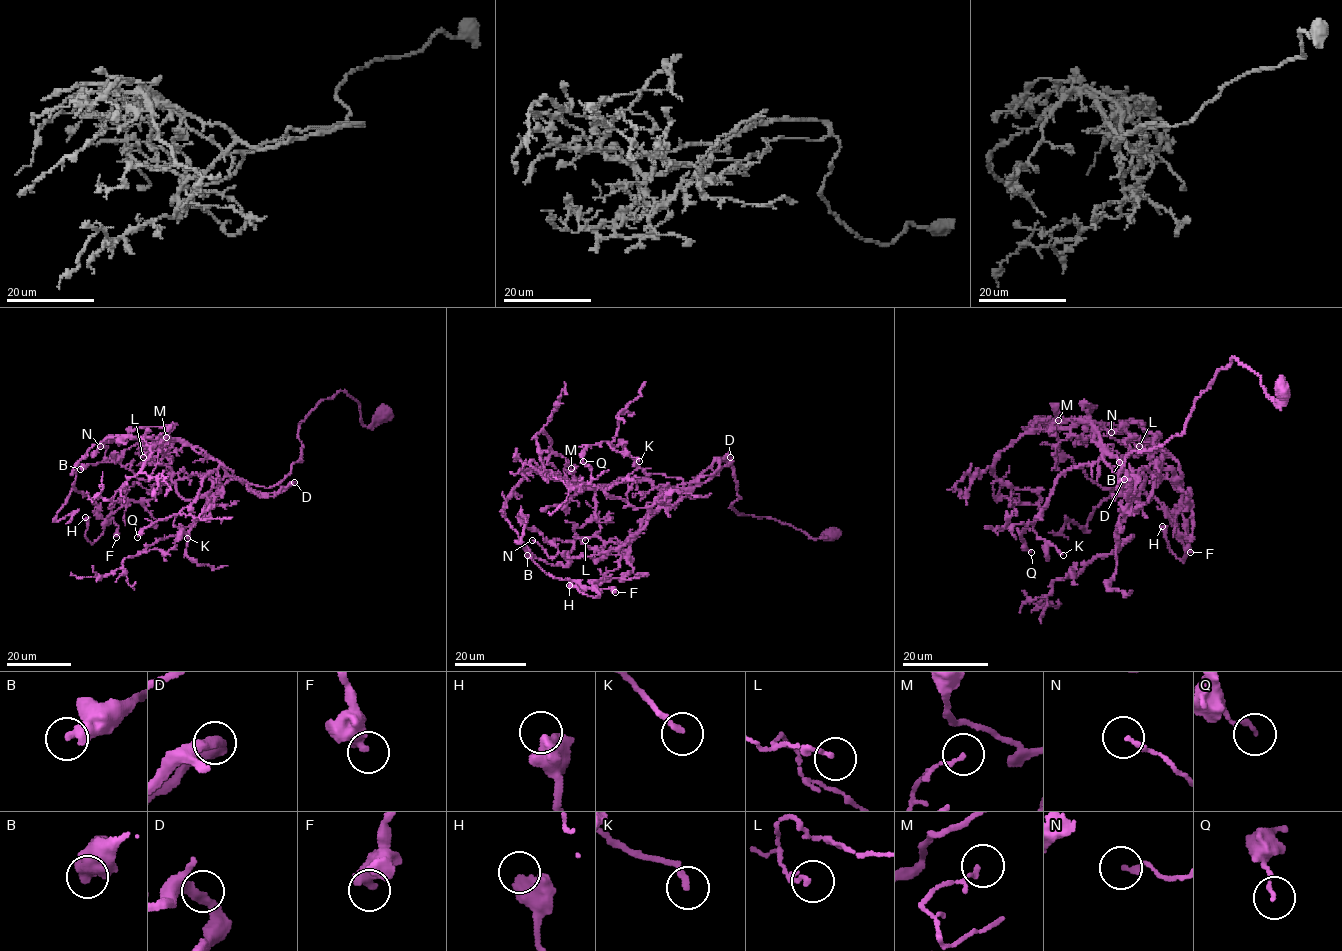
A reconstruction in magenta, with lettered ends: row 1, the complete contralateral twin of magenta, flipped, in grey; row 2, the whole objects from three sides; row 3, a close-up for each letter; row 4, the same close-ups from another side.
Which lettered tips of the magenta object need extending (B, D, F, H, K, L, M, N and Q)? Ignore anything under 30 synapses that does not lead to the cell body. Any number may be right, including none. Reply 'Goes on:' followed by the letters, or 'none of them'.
Goes on: none of them

